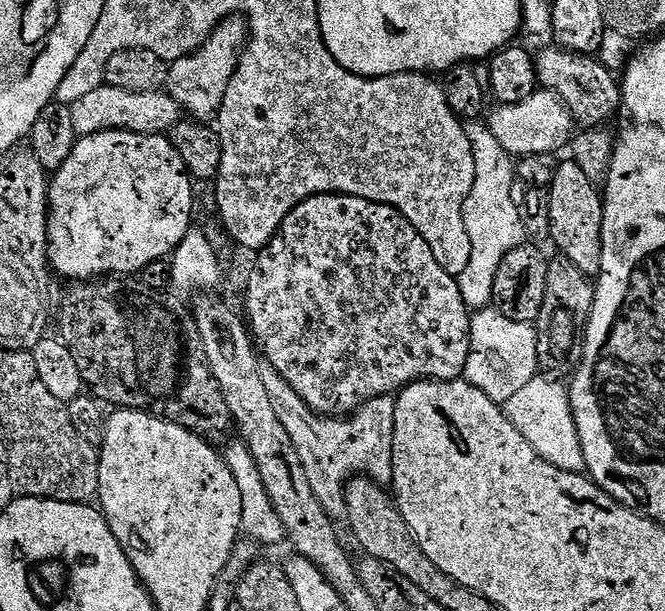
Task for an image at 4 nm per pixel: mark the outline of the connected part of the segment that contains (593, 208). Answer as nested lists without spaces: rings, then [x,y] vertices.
[[[565,158],[555,165],[552,185],[548,195],[550,214],[550,240],[560,247],[559,255],[574,262],[582,274],[589,278],[600,275],[602,266],[602,222],[604,221],[604,201],[599,187],[586,178],[585,171],[571,158]]]

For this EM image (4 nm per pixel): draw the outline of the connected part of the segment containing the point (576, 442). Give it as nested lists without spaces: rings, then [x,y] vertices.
[[[537,374],[502,407],[514,430],[518,430],[518,434],[522,434],[522,438],[526,438],[526,442],[530,442],[530,446],[534,446],[534,450],[538,450],[538,454],[546,458],[546,462],[558,466],[558,470],[583,473],[586,468],[584,450],[578,436],[572,397],[569,389],[560,384],[563,383],[551,375]]]

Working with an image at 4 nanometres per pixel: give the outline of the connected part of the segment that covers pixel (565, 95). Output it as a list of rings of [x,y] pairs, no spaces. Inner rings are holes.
[[[559,46],[551,47],[541,56],[535,57],[539,83],[547,91],[558,93],[560,100],[572,111],[573,117],[579,123],[580,120],[584,123],[582,125],[585,129],[607,125],[607,120],[620,111],[621,81],[595,55],[570,52]]]

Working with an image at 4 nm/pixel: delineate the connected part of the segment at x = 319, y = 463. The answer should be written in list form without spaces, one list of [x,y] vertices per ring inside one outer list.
[[[261,363],[260,369],[262,383],[269,391],[269,399],[278,420],[294,442],[298,456],[302,458],[310,488],[329,515],[343,515],[347,511],[347,485],[354,477],[365,475],[385,486],[391,483],[396,410],[393,395],[376,396],[346,417],[321,416],[274,370],[272,364]]]

